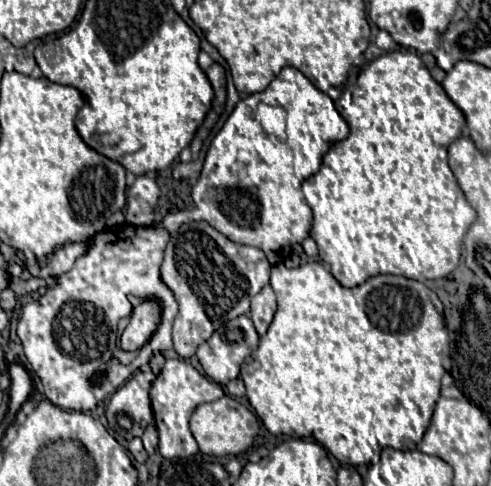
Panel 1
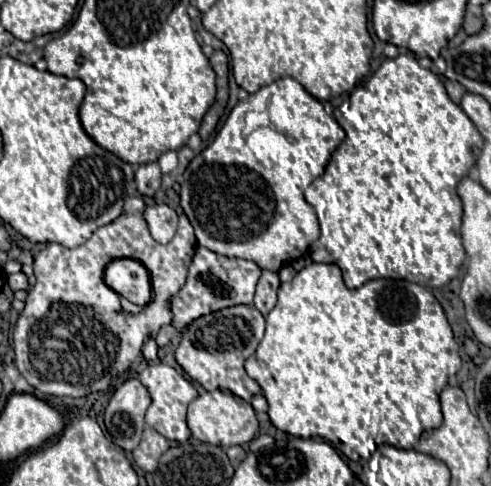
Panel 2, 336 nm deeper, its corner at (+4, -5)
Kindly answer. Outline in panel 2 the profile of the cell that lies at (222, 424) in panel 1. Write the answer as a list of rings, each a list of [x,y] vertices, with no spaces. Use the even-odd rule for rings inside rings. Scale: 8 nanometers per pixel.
[[[216,389],[216,391],[204,391],[188,405],[188,427],[198,441],[220,445],[226,449],[232,445],[250,443],[258,433],[258,419],[250,403],[242,401],[230,391]]]

